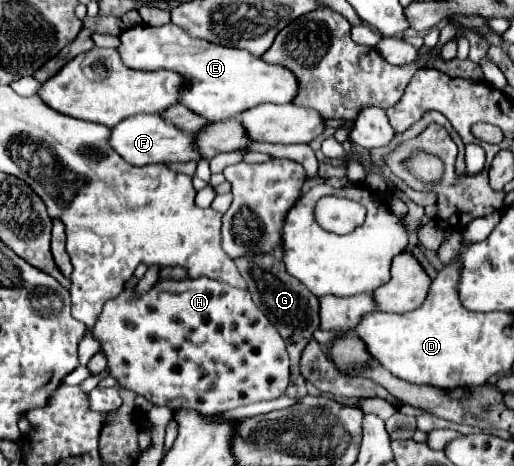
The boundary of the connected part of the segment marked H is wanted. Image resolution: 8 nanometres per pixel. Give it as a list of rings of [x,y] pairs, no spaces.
[[[185,278],[185,280],[163,280],[159,284],[155,284],[147,294],[143,294],[141,298],[135,296],[133,288],[125,288],[115,300],[109,300],[95,324],[95,336],[101,340],[101,352],[107,356],[107,366],[111,370],[111,376],[117,378],[117,386],[127,388],[137,392],[139,396],[147,398],[151,404],[159,404],[159,406],[169,406],[169,408],[195,408],[203,414],[217,414],[217,412],[229,412],[237,406],[247,406],[259,400],[271,400],[271,398],[279,398],[287,384],[289,384],[289,354],[285,348],[283,338],[279,336],[279,332],[275,330],[275,326],[265,318],[263,312],[259,312],[259,308],[253,304],[251,294],[247,290],[239,290],[239,288],[231,288],[229,284],[217,282],[217,280],[209,280],[209,278]]]

